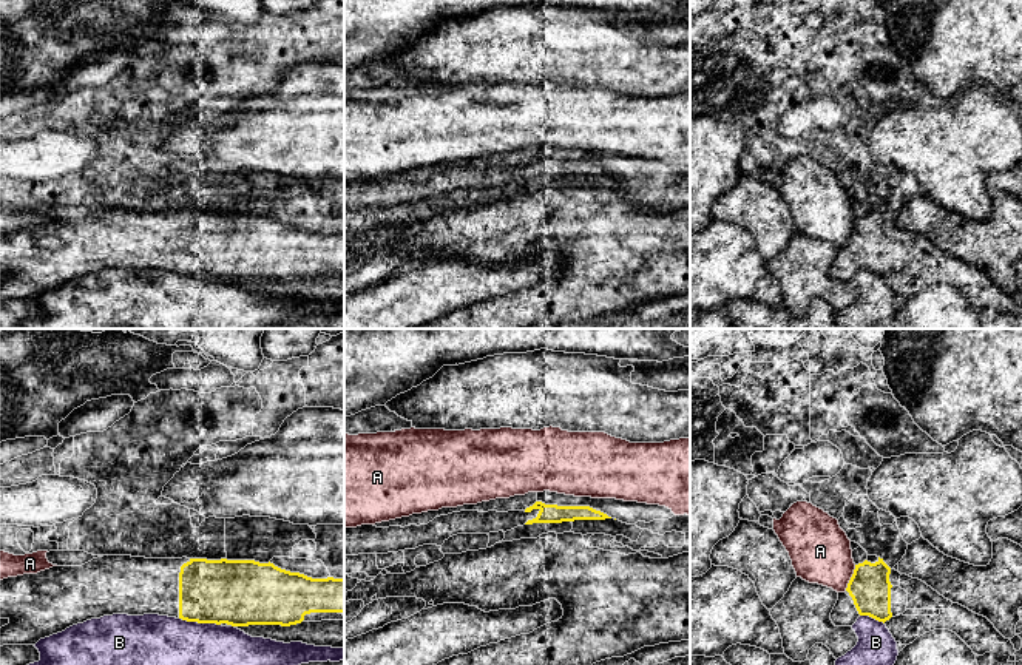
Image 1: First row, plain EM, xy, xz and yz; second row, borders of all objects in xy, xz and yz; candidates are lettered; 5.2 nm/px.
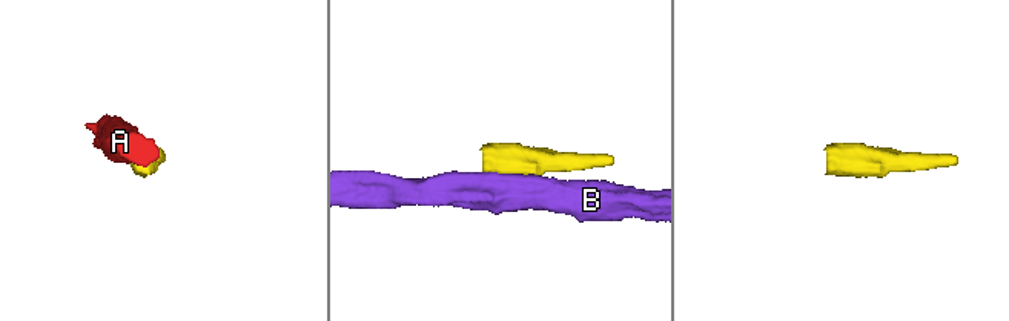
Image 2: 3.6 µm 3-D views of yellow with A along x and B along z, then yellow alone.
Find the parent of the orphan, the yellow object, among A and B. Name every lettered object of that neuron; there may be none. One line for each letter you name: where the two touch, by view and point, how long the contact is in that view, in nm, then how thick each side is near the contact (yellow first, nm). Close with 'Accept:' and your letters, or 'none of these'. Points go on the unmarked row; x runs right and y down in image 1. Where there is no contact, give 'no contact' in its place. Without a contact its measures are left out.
Accept: none of these

